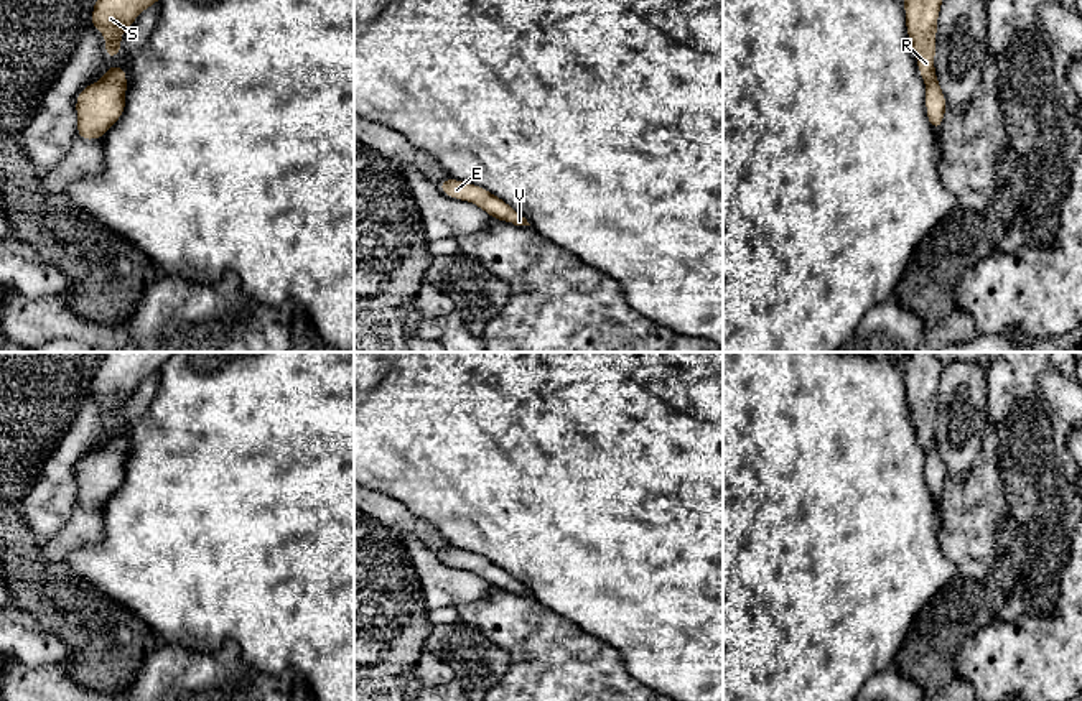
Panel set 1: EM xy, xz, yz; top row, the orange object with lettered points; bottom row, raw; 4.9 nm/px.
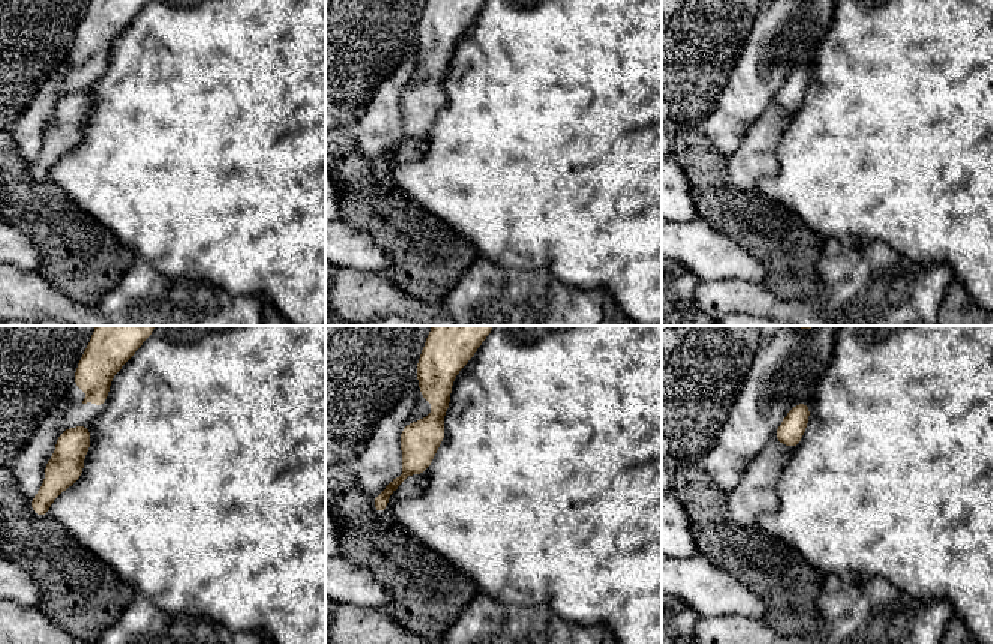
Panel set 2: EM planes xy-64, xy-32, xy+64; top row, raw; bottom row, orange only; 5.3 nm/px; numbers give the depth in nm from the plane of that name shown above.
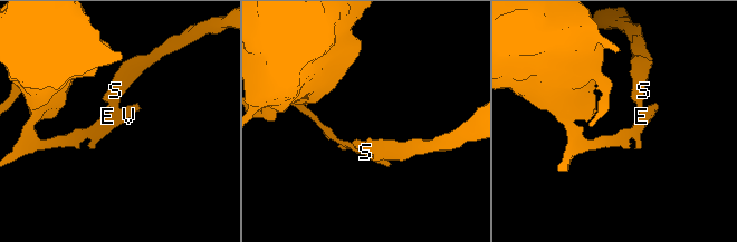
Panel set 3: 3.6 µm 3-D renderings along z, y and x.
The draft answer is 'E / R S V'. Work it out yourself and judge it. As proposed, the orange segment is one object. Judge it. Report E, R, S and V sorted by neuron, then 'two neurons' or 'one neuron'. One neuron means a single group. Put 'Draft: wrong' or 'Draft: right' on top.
Draft: wrong
groups E R S V; one neuron

